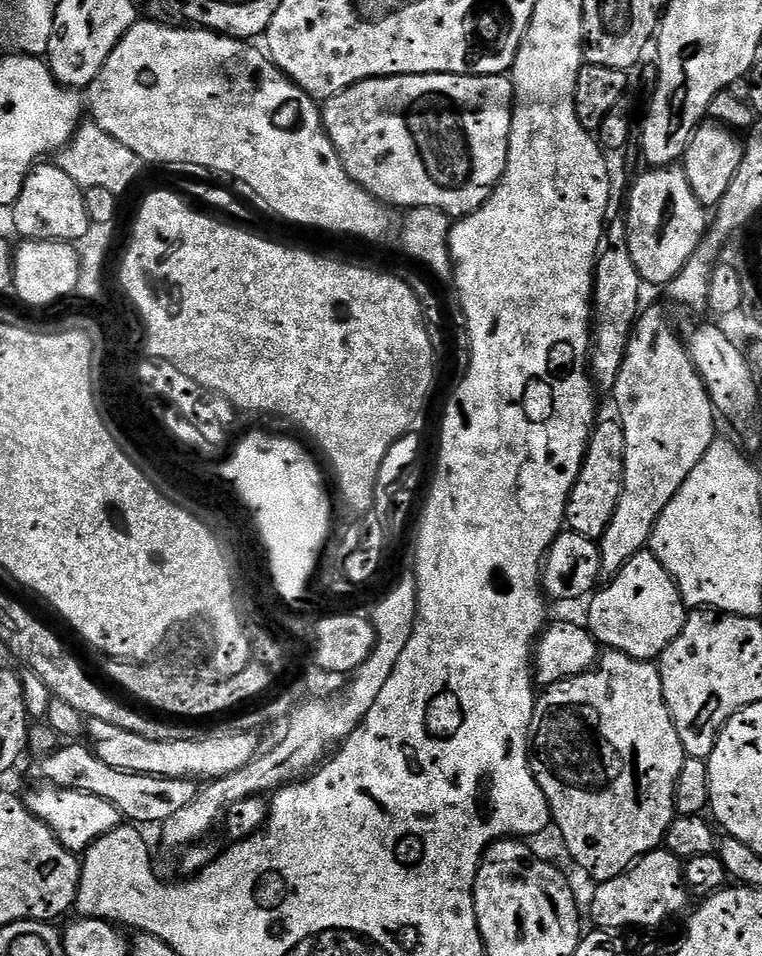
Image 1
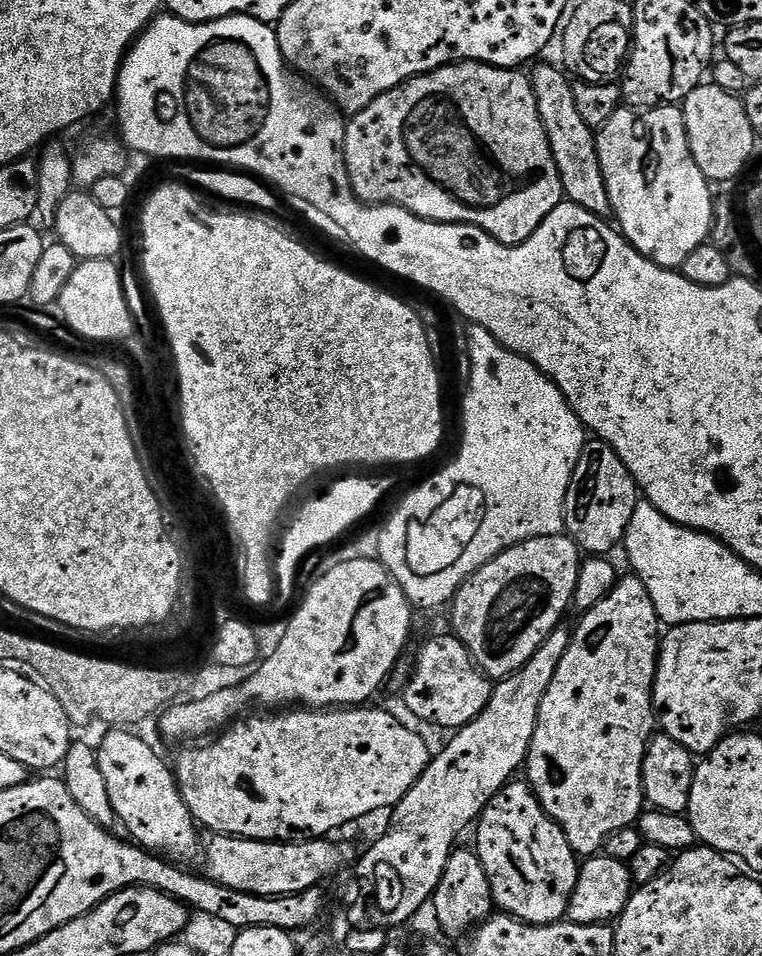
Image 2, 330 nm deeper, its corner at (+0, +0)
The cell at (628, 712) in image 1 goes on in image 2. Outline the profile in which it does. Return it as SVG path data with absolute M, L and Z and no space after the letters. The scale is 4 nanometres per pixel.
M621 575L608 595L597 599L594 603L596 605L581 618L580 625L574 628L570 646L566 650L566 654L562 654L562 662L558 662L554 682L550 682L550 690L546 690L546 694L542 698L534 738L530 742L526 761L527 783L535 792L536 797L540 799L540 804L546 810L548 817L564 831L572 851L580 858L597 855L603 849L604 843L610 838L610 834L623 828L633 827L646 808L644 787L642 786L642 762L648 749L648 741L652 739L654 729L658 724L652 707L652 684L656 681L656 657L660 655L662 621L654 610L654 602L650 602L650 598L646 594L646 586L642 586L642 582L636 575L627 575Z

